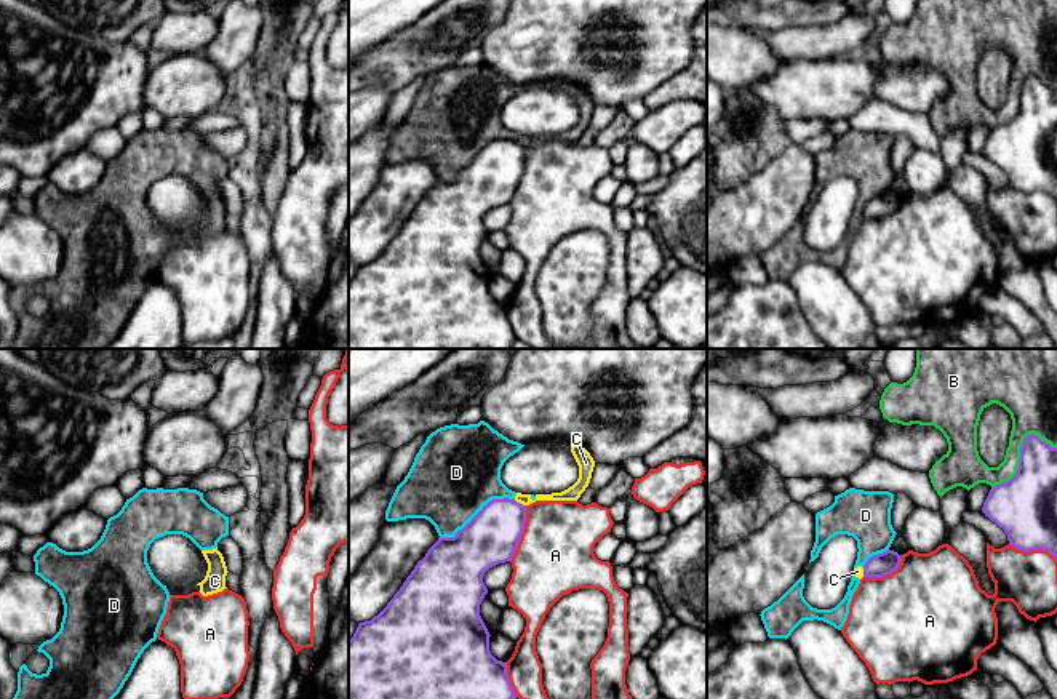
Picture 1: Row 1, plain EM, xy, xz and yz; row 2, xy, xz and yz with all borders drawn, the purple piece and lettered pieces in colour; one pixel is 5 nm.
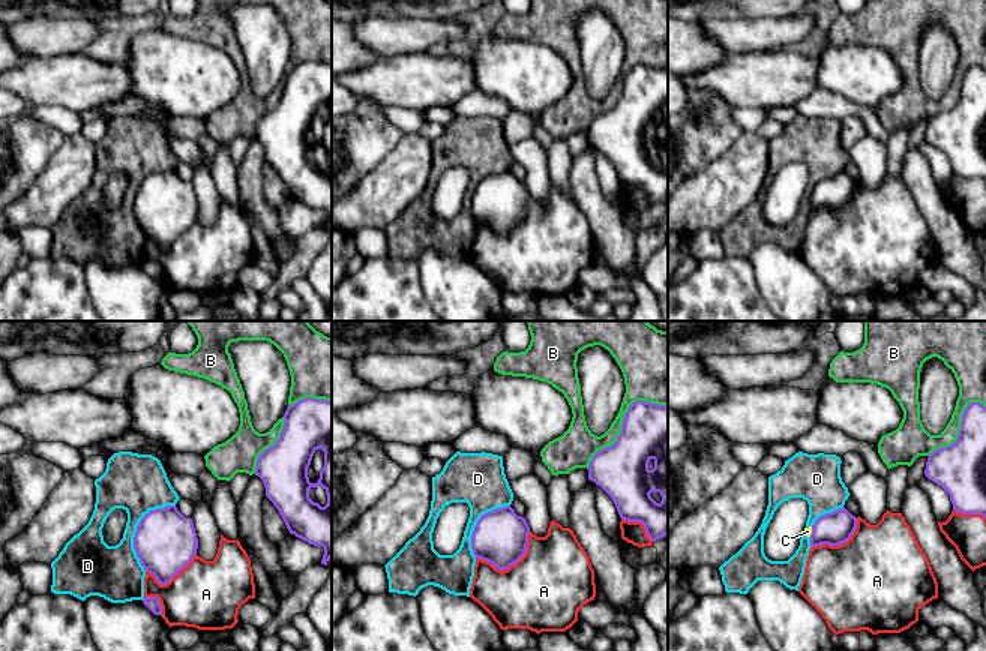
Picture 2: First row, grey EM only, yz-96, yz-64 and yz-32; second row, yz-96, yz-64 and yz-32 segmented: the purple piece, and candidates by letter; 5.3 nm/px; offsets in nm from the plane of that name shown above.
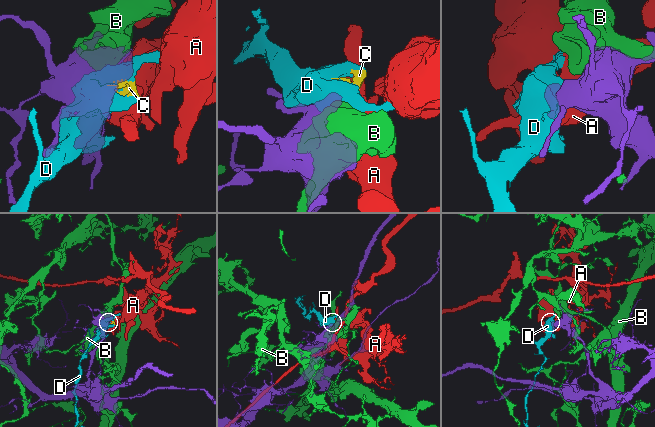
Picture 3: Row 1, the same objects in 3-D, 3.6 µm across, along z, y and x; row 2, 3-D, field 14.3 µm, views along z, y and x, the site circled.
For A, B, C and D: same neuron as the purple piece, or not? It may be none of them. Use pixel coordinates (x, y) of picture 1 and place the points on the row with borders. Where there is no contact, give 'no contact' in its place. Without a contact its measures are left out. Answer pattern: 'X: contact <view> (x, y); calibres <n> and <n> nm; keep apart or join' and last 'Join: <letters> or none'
A: contact xz (522, 533); calibres 280 and 380 nm; keep apart
B: contact yz (1021, 451); calibres 280 and 260 nm; keep apart
C: contact xz (518, 503); calibres 280 and 60 nm; keep apart
D: contact xz (478, 512); calibres 280 and 440 nm; keep apart
Join: none

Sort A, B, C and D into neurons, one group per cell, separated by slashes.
A / B / C D

